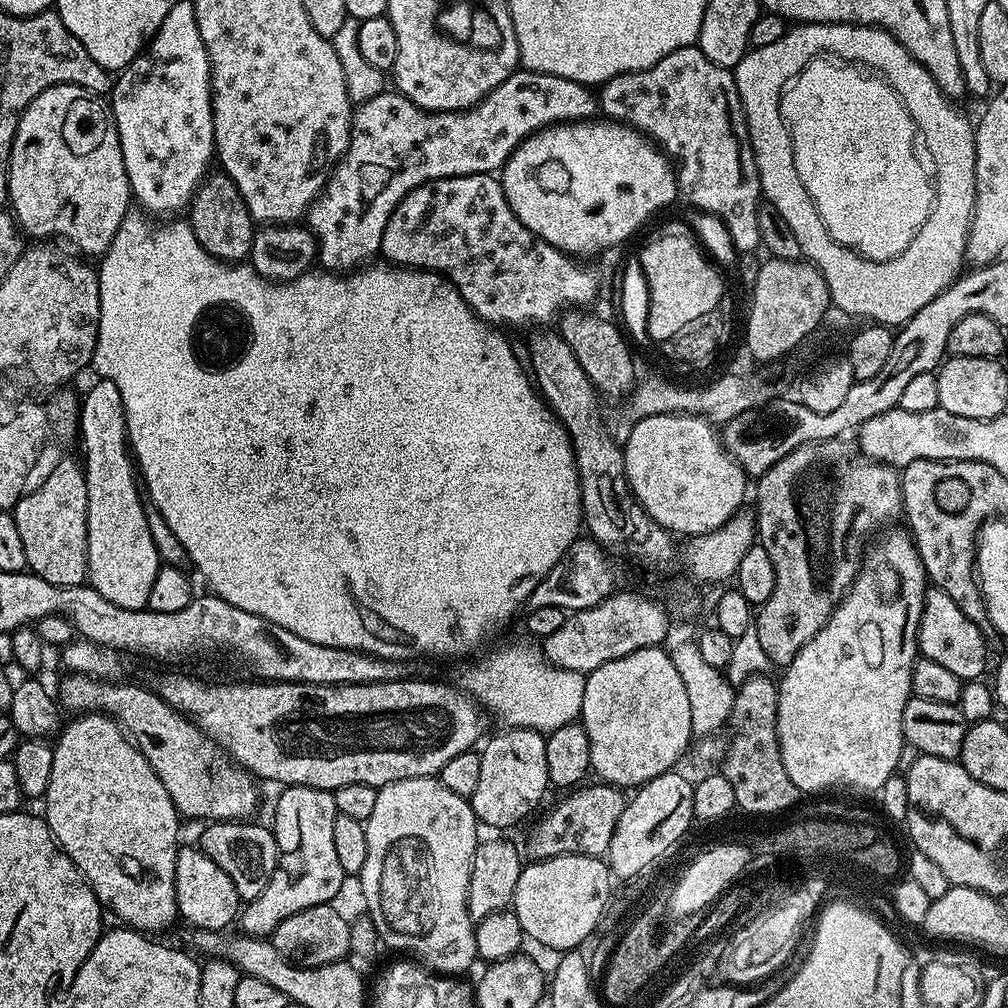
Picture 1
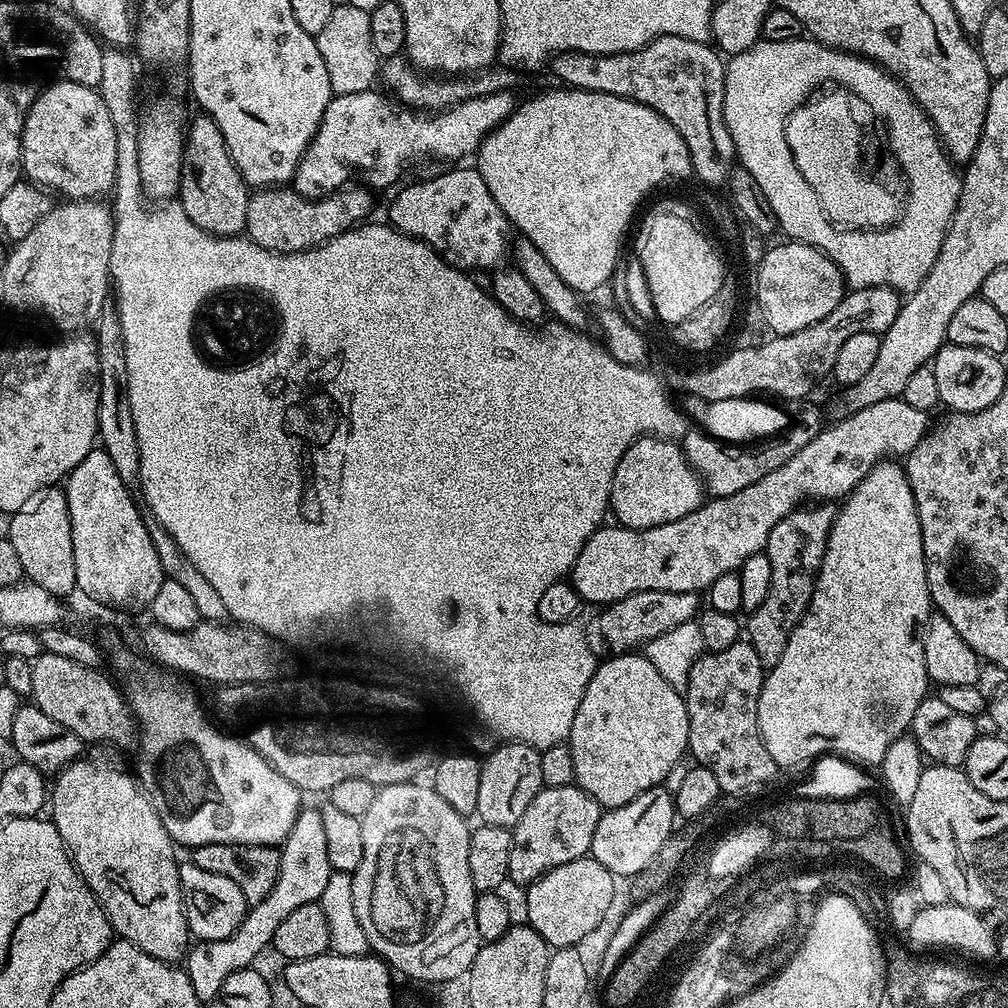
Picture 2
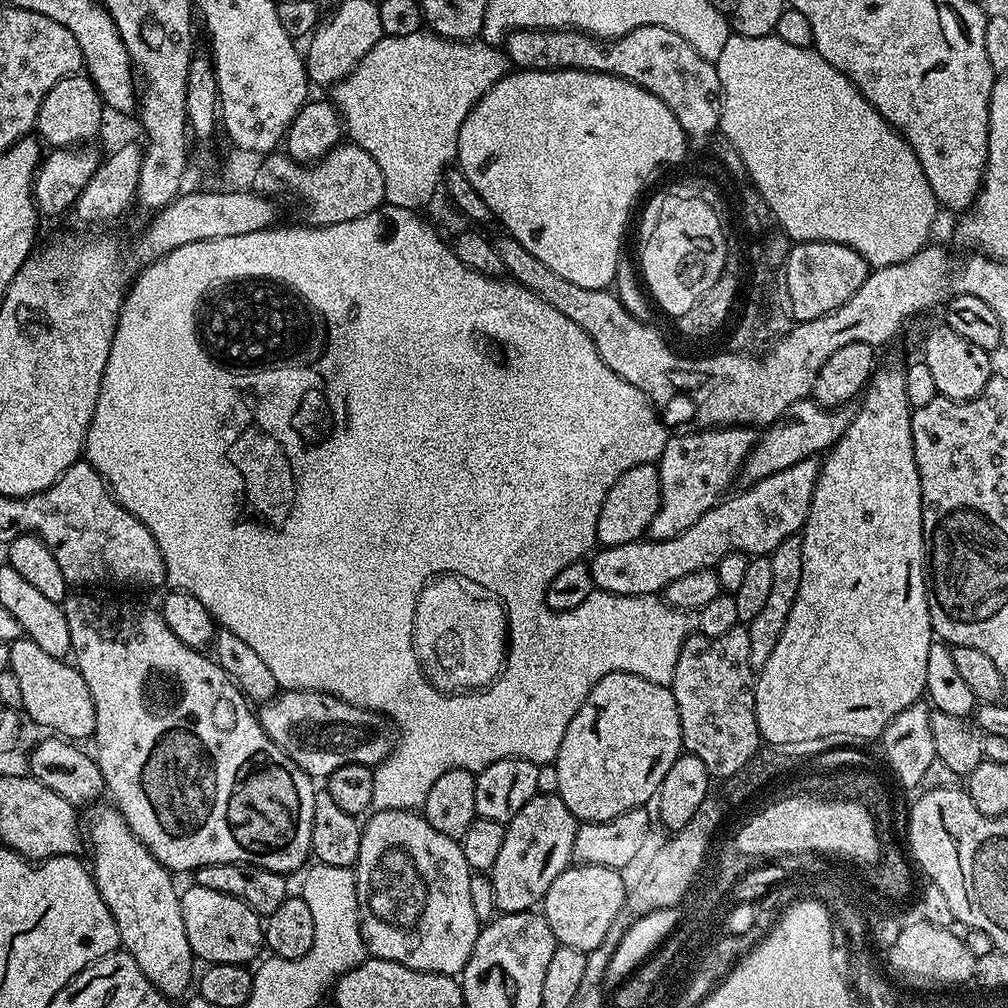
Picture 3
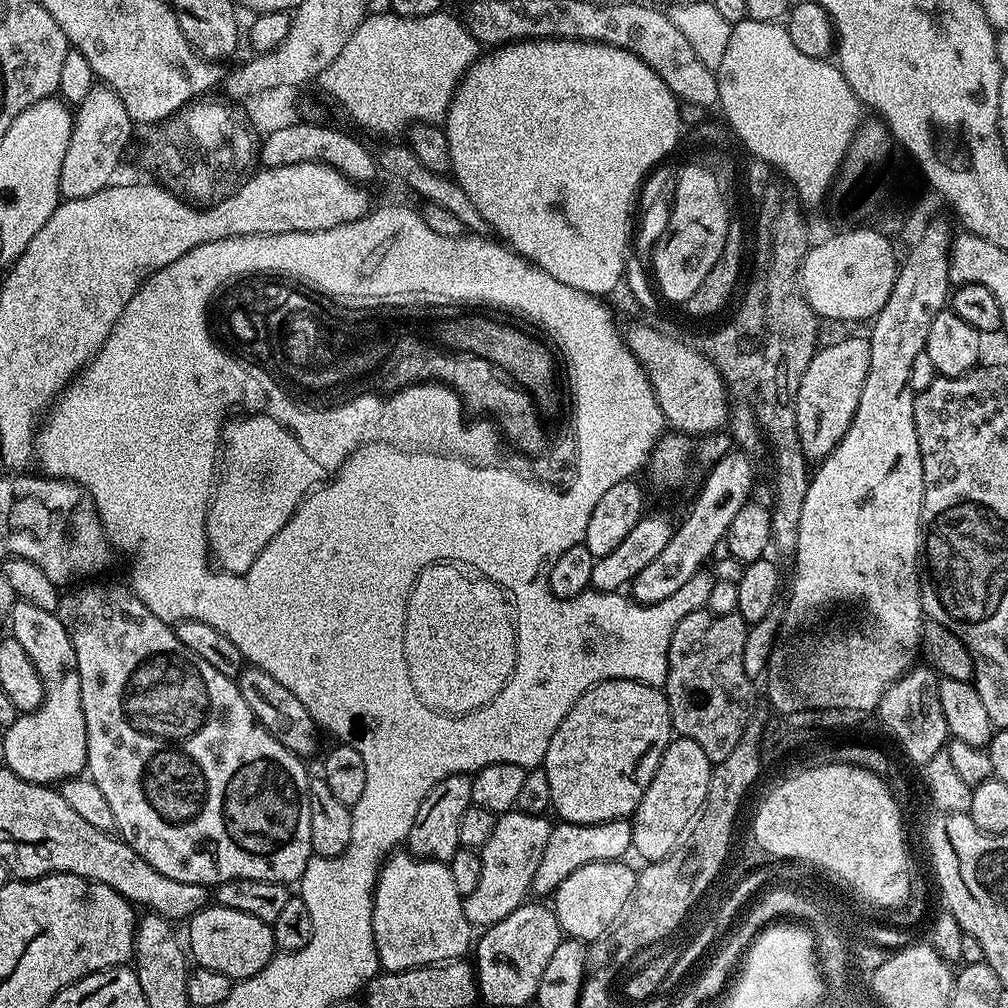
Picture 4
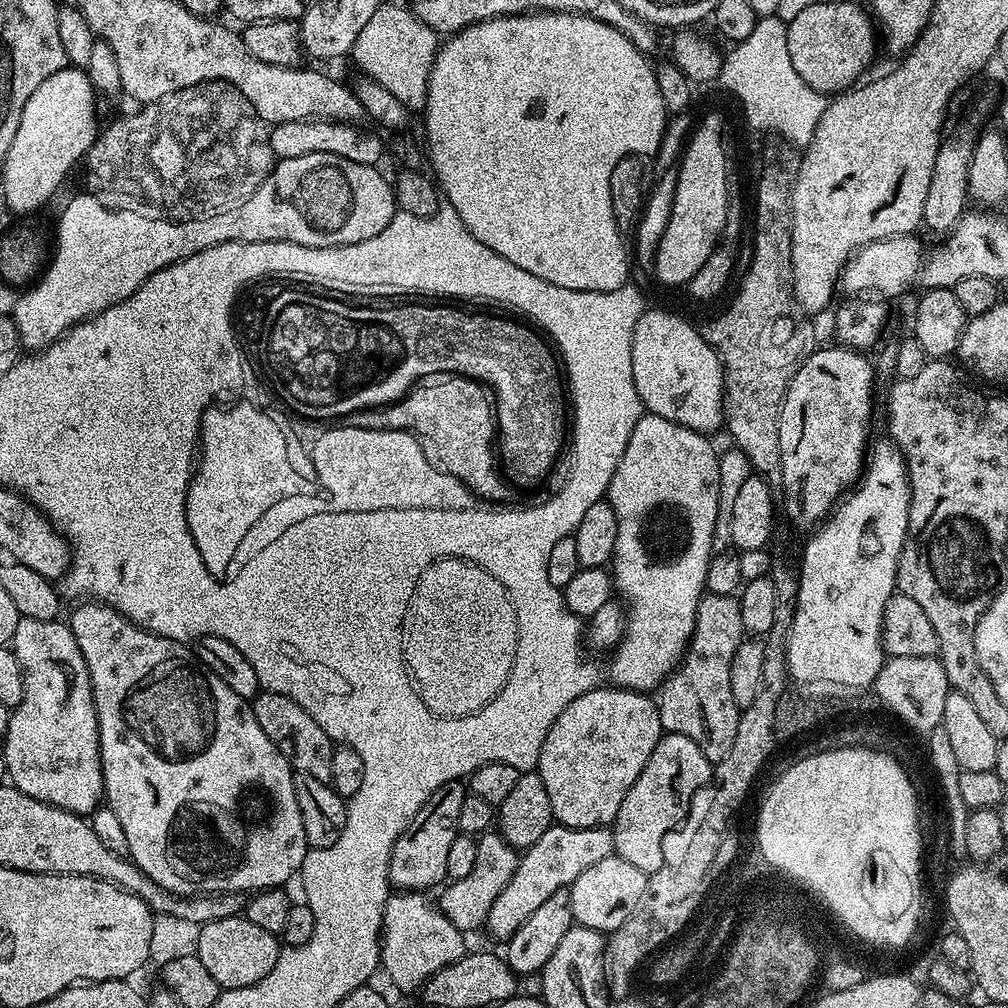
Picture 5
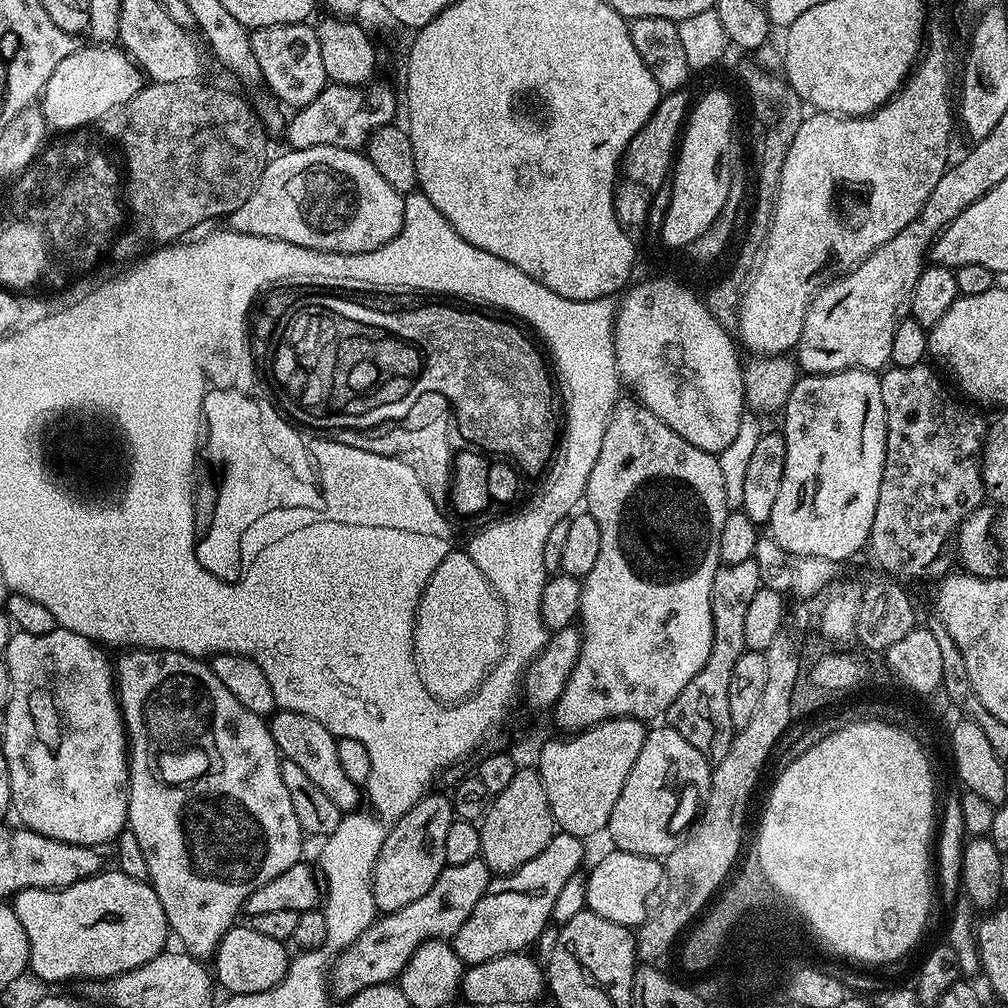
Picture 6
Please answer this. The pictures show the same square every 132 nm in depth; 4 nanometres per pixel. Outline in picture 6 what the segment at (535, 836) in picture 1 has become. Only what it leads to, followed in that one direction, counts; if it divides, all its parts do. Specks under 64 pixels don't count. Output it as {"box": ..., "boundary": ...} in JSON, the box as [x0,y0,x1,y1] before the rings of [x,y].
{"box":[328,859,490,1002],"boundary":[[[474,859],[461,864],[449,864],[438,874],[438,882],[410,906],[383,913],[359,938],[333,959],[328,973],[328,986],[333,997],[346,1002],[366,986],[378,986],[395,981],[410,960],[410,954],[428,940],[451,941],[462,930],[462,922],[474,914],[474,906],[488,893],[490,873],[486,862]]]}

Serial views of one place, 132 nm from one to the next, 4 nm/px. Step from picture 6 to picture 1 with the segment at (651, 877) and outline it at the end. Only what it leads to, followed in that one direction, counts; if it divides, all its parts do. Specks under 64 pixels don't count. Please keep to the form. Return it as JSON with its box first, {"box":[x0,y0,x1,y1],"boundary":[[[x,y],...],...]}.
{"box":[510,856,613,954],"boundary":[[[555,856],[549,860],[532,860],[525,863],[520,869],[520,877],[518,878],[518,886],[514,890],[514,898],[512,899],[510,908],[516,913],[518,922],[522,922],[522,930],[525,937],[529,941],[537,940],[544,948],[553,948],[556,954],[563,954],[569,950],[579,949],[585,940],[593,935],[592,931],[596,928],[596,923],[604,916],[604,907],[608,904],[608,895],[612,892],[613,877],[610,875],[610,869],[603,859],[599,856]]]}

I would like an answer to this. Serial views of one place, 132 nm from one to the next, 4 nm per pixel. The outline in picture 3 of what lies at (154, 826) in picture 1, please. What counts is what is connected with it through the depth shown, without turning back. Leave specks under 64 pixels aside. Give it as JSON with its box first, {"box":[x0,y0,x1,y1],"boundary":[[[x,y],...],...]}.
{"box":[86,806,194,998],"boundary":[[[115,806],[109,808],[100,808],[92,816],[92,825],[87,825],[86,836],[92,839],[92,864],[90,860],[90,871],[92,879],[95,880],[98,890],[102,894],[102,898],[106,902],[106,906],[110,910],[110,914],[114,914],[114,922],[118,926],[118,934],[120,935],[120,943],[123,951],[128,952],[133,958],[134,962],[138,962],[138,970],[142,970],[142,974],[146,974],[146,978],[150,978],[150,982],[163,996],[171,996],[173,998],[180,998],[180,995],[187,990],[188,987],[193,987],[194,972],[192,976],[192,964],[194,965],[194,957],[190,950],[190,942],[186,942],[186,925],[182,923],[182,906],[180,905],[180,892],[174,881],[173,873],[169,872],[167,868],[162,866],[162,862],[158,858],[154,858],[154,854],[150,852],[143,841],[136,836],[135,832],[128,827],[127,821],[124,820],[123,813]]]}

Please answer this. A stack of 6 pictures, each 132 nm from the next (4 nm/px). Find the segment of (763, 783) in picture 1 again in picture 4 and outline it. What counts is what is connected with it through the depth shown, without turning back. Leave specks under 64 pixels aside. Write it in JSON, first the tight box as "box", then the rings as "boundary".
{"box":[662,610,753,766],"boundary":[[[701,610],[686,614],[686,618],[674,626],[674,638],[670,638],[668,673],[662,691],[670,706],[672,731],[676,736],[690,738],[690,742],[698,742],[714,766],[730,758],[730,750],[738,746],[744,728],[750,722],[748,707],[752,704],[753,681],[742,670],[742,650],[746,646],[749,627],[737,611],[716,616],[713,612]]]}

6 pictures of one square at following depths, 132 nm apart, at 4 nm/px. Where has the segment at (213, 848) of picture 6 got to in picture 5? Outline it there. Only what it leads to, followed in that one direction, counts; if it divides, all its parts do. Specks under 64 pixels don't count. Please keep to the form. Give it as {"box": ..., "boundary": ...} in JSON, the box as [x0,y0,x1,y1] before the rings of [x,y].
{"box":[70,602,309,896],"boundary":[[[80,602],[77,604],[80,605],[72,612],[70,627],[74,638],[78,642],[78,650],[82,650],[82,654],[86,658],[86,666],[92,679],[92,697],[94,698],[94,706],[98,714],[98,730],[100,731],[100,761],[102,762],[102,770],[104,771],[106,804],[107,807],[114,810],[114,814],[118,814],[118,819],[122,822],[122,830],[126,830],[126,842],[130,842],[130,850],[128,851],[130,859],[134,861],[151,880],[158,882],[158,886],[170,890],[175,896],[194,896],[210,892],[243,892],[245,894],[252,894],[257,890],[278,888],[287,885],[287,880],[290,879],[291,876],[293,879],[293,877],[299,873],[300,864],[303,862],[304,856],[309,850],[308,839],[306,838],[306,830],[302,826],[302,810],[298,810],[298,798],[294,798],[293,770],[288,764],[288,759],[278,750],[278,746],[274,746],[274,742],[270,742],[270,738],[266,738],[266,730],[262,730],[262,726],[258,726],[258,718],[254,718],[251,703],[242,698],[238,698],[238,694],[234,694],[234,690],[230,690],[230,686],[226,686],[226,682],[222,682],[222,678],[218,678],[218,674],[214,674],[214,670],[210,670],[205,666],[187,643],[179,640],[171,640],[170,638],[162,638],[158,634],[147,632],[145,628],[140,628],[137,624],[129,622],[122,613],[118,610],[114,610],[108,604],[101,604],[99,602]]]}

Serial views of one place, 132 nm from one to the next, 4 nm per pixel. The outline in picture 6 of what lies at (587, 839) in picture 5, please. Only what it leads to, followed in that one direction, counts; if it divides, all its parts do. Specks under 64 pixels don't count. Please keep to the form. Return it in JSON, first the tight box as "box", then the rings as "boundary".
{"box":[450,831,585,966],"boundary":[[[557,831],[556,835],[552,837],[552,841],[546,846],[546,850],[542,850],[542,854],[538,854],[538,858],[526,862],[526,866],[522,866],[518,870],[489,879],[488,893],[481,898],[478,906],[474,906],[474,914],[470,914],[470,918],[466,918],[466,922],[462,922],[462,930],[458,930],[458,934],[450,941],[462,963],[466,966],[477,964],[511,952],[531,949],[542,934],[542,930],[549,927],[554,901],[558,899],[558,890],[562,890],[562,886],[566,886],[566,882],[570,882],[570,878],[581,871],[580,863],[584,860],[584,844],[585,841],[579,836]]]}

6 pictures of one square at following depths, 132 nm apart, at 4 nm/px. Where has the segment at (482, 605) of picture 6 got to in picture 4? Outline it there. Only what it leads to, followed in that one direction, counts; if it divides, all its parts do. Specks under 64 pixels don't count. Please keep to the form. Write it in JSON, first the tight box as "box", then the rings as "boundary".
{"box":[404,562,516,715],"boundary":[[[455,562],[431,564],[418,574],[406,606],[404,657],[414,690],[427,708],[445,715],[464,715],[490,703],[508,684],[516,653],[512,650],[484,652],[484,648],[511,649],[513,644],[514,624],[510,619],[510,604],[499,584]]]}

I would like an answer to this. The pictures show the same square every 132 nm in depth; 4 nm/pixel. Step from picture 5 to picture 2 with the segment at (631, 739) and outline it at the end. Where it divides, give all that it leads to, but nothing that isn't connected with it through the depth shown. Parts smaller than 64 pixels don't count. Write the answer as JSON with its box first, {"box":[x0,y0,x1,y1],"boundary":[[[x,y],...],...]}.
{"box":[567,654,688,810],"boundary":[[[616,654],[605,662],[597,663],[596,672],[590,678],[590,686],[586,686],[586,694],[582,694],[582,702],[578,706],[578,714],[574,714],[574,726],[570,726],[570,734],[567,738],[567,746],[570,754],[574,754],[574,781],[577,788],[581,788],[590,798],[597,800],[601,809],[607,810],[617,808],[642,794],[651,788],[661,787],[665,783],[664,779],[676,768],[676,763],[688,752],[688,707],[684,705],[683,695],[654,670],[654,662],[650,662],[643,654]]]}

